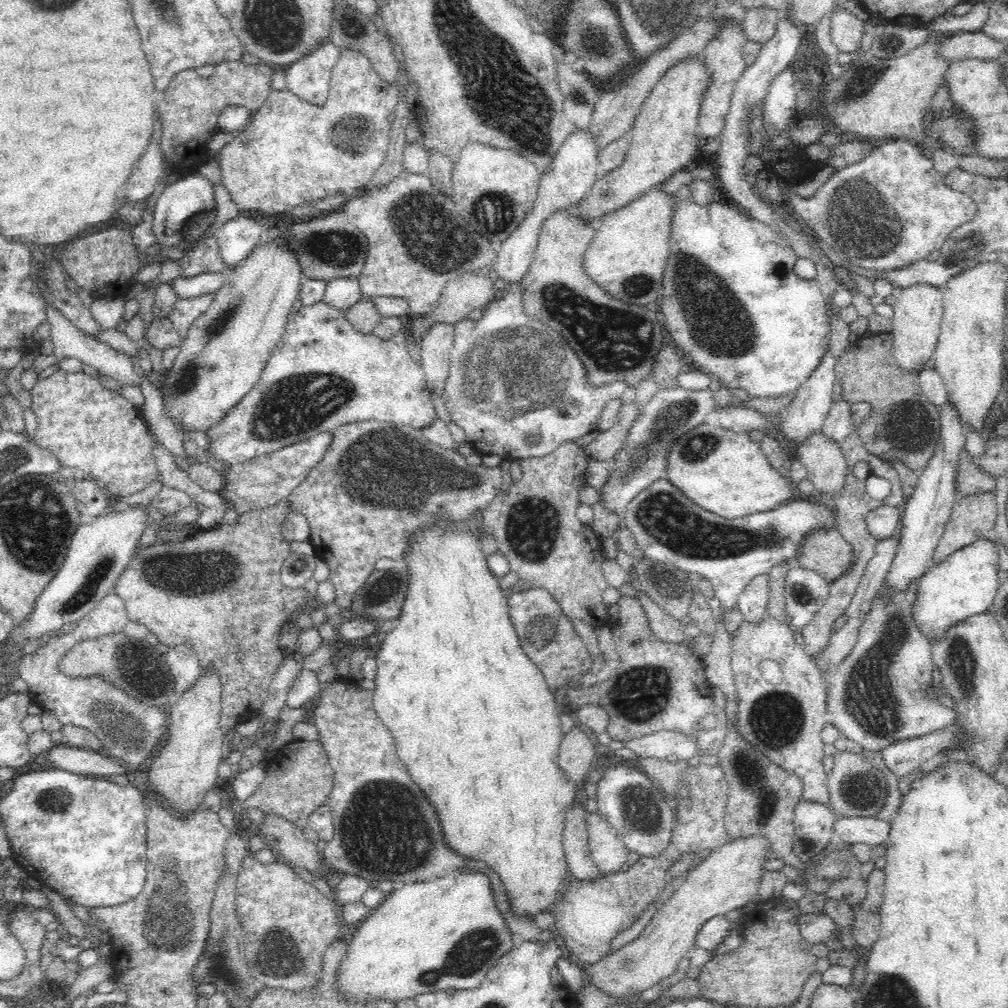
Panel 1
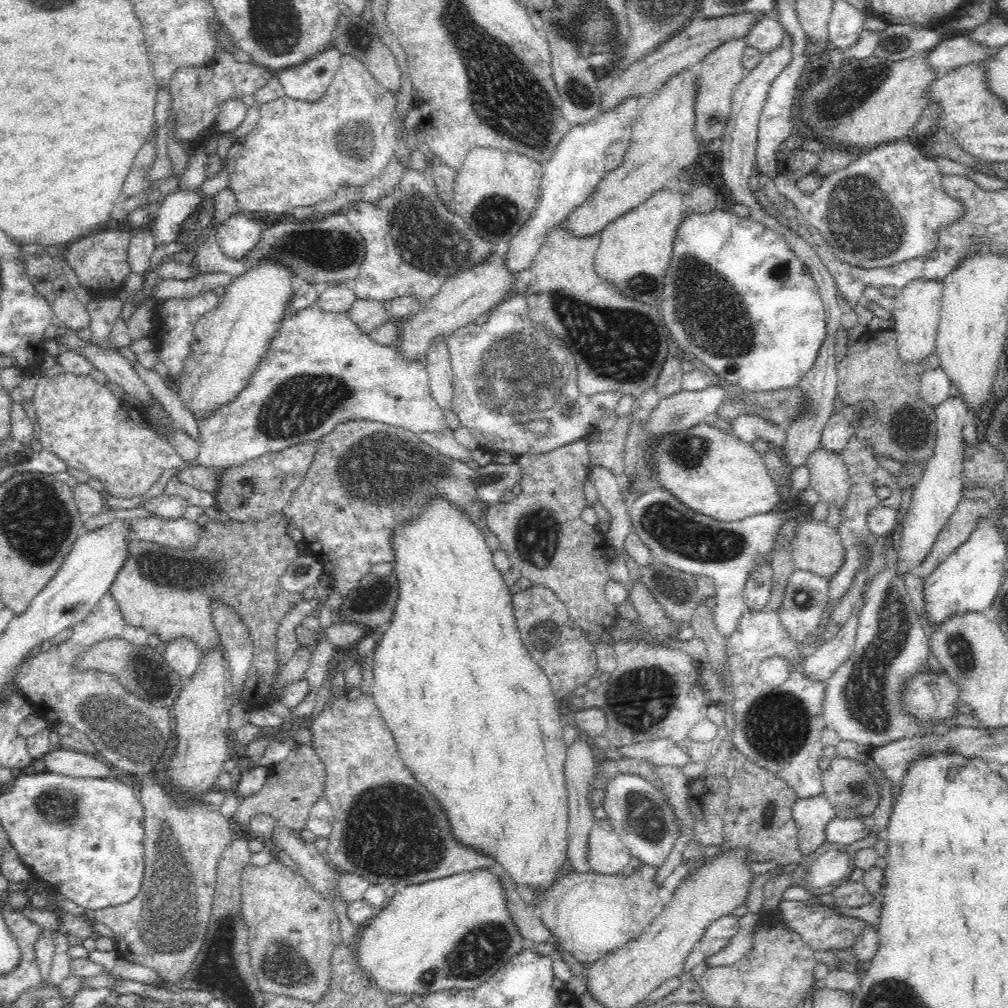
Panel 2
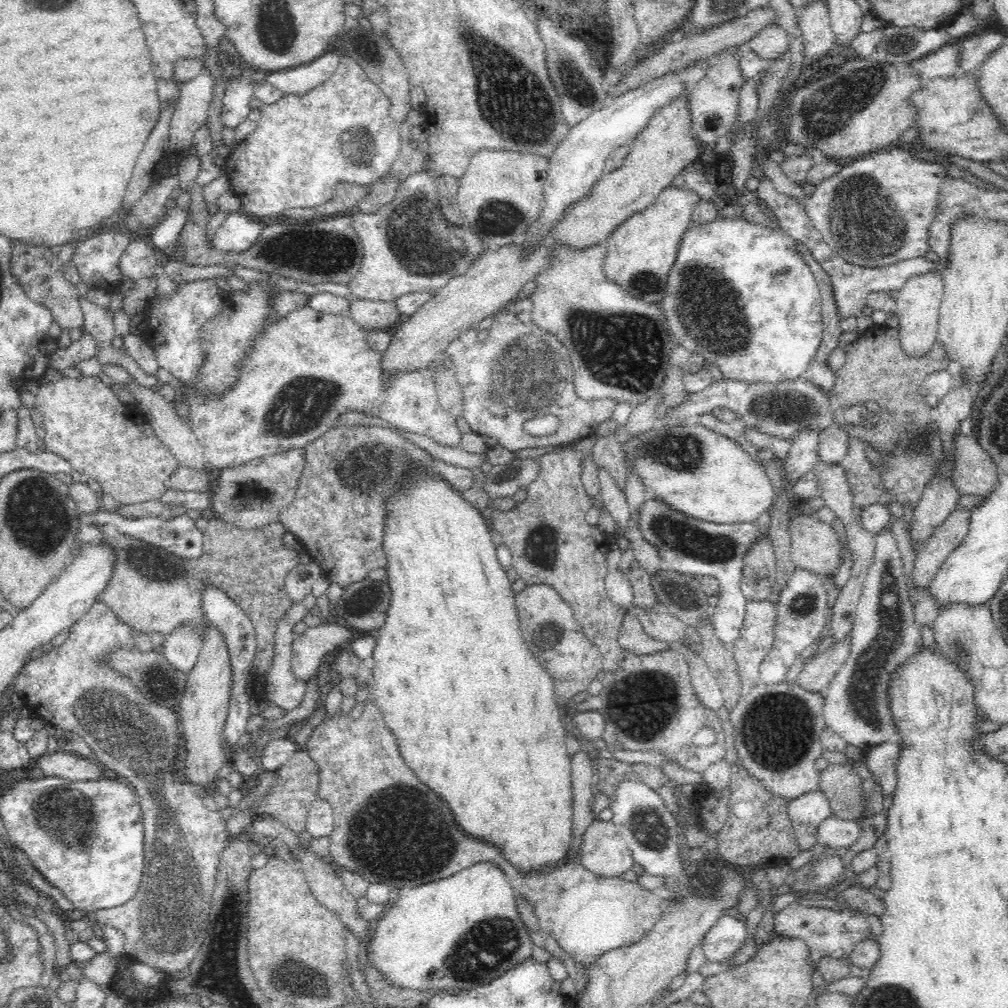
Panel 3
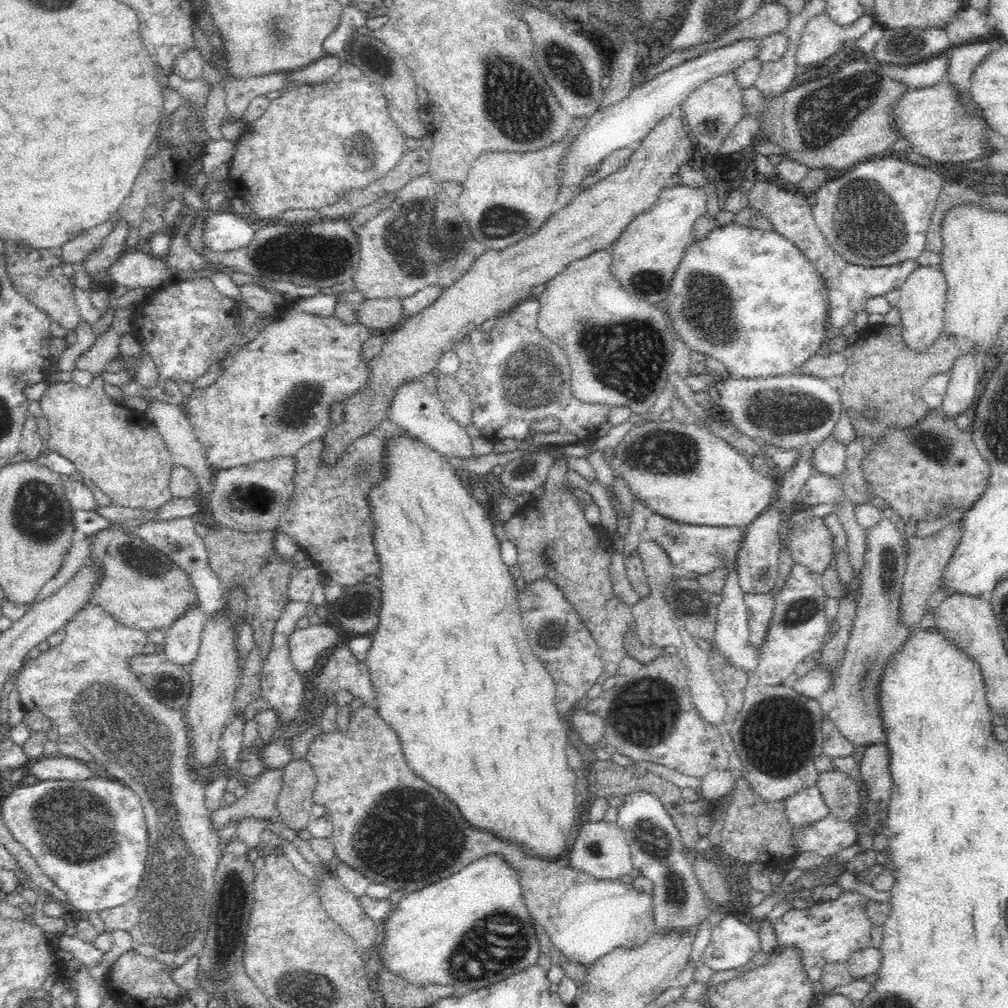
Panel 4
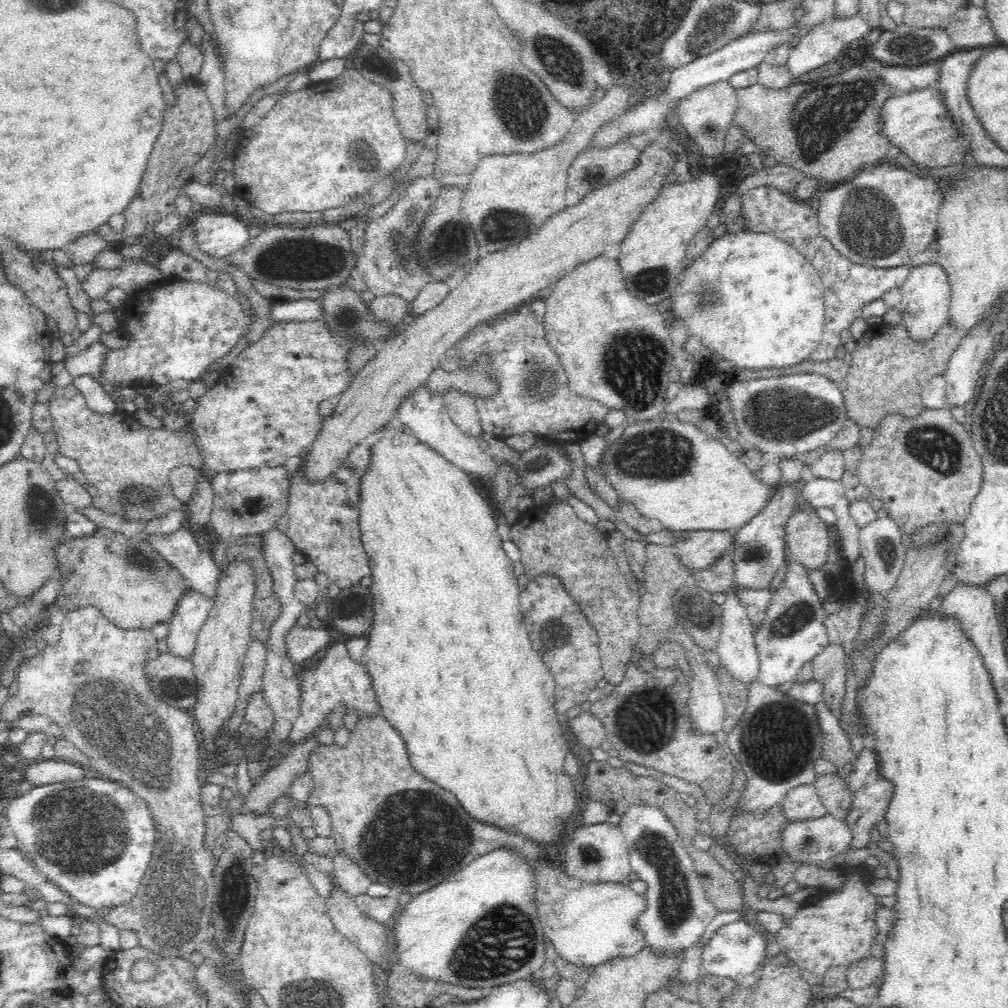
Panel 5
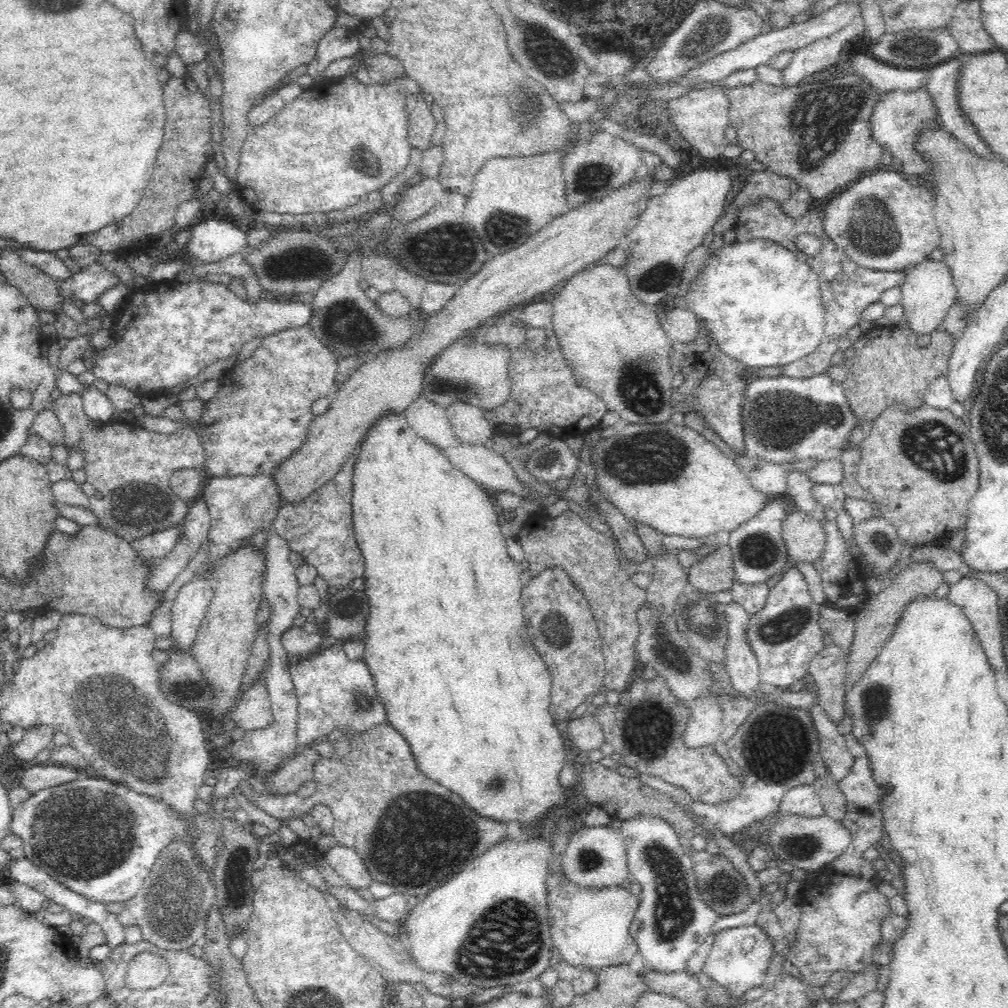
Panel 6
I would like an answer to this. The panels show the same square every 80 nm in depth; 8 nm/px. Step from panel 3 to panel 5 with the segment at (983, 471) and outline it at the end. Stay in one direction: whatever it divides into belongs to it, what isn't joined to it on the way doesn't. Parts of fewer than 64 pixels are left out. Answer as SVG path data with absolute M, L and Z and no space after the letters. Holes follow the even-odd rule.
M925 408L920 414L915 417L906 418L904 415L889 414L886 415L877 426L877 429L873 431L869 446L863 447L863 455L857 470L857 477L859 482L871 493L872 498L876 500L882 500L883 509L888 513L890 517L901 530L902 534L914 534L917 530L921 530L928 524L942 524L947 522L948 524L963 524L964 520L970 512L970 507L974 497L980 492L983 481L983 464L980 455L974 448L973 440L970 440L971 434L968 432L967 425L961 424L954 419L950 409L930 409Z

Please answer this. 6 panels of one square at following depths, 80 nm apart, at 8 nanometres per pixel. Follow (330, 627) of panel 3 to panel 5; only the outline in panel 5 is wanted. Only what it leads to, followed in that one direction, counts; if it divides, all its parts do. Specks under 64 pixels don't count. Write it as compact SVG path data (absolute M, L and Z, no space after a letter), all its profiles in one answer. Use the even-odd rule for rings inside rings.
M297 625L286 634L288 654L299 669L303 668L304 662L307 663L310 658L314 658L316 652L320 652L332 644L330 632L322 627L313 630L310 627Z

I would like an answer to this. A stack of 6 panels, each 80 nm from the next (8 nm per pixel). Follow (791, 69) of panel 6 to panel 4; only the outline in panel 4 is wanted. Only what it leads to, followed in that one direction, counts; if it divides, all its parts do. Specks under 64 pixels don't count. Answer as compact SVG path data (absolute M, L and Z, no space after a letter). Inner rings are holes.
M826 12L810 18L802 30L796 51L797 66L812 66L834 56L846 40L856 40L870 30L874 19L862 15L856 22L846 26L834 23Z

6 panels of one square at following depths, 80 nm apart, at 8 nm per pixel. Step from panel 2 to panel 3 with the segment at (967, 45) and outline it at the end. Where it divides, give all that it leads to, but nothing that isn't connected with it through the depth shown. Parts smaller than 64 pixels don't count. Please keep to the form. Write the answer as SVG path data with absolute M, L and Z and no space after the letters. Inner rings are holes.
M952 40L942 45L936 52L922 57L917 63L913 63L911 72L915 72L917 77L924 81L958 75L960 72L958 64L960 41Z

